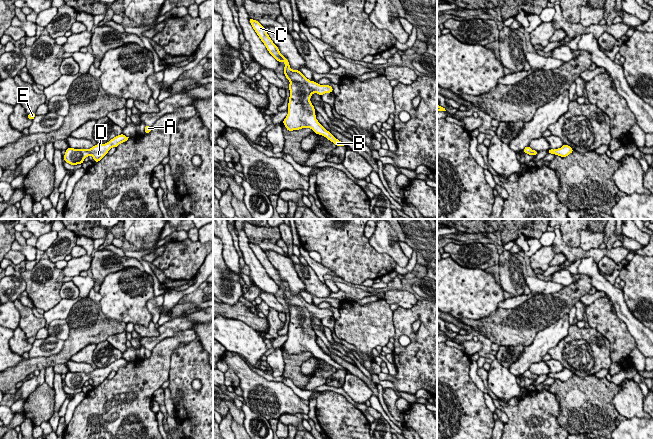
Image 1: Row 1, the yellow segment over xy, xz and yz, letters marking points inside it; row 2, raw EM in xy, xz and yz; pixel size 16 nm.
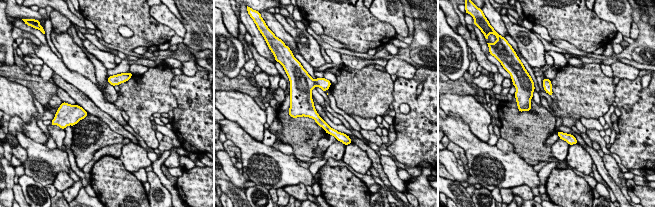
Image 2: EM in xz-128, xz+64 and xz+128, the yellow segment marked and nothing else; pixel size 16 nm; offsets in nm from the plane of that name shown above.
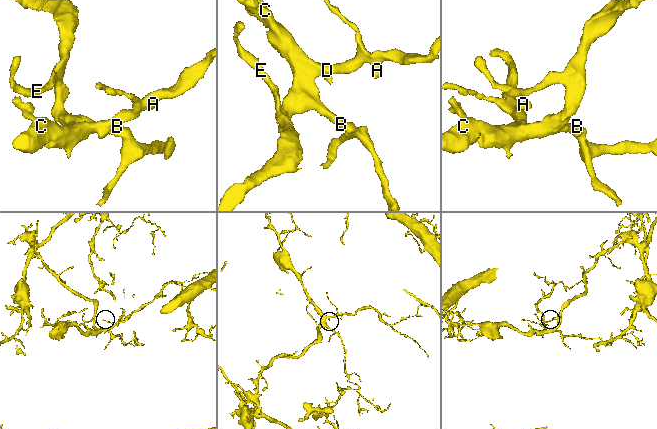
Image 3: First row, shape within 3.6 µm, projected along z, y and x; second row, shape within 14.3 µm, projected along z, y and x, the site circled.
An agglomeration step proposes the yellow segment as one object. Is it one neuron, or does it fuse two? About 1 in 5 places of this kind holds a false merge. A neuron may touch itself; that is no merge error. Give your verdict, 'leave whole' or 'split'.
leave whole

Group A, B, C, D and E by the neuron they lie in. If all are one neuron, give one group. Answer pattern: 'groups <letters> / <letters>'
groups A B C D E

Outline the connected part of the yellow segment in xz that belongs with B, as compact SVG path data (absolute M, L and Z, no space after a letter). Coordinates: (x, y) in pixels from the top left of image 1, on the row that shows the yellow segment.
M249 18L249 22L259 36L261 41L266 46L269 53L280 63L283 61L285 67L283 73L290 81L289 90L290 97L288 103L288 114L283 120L288 131L299 130L302 128L310 128L314 133L326 137L336 146L344 146L344 144L336 139L329 131L327 131L316 119L315 108L310 102L311 95L314 93L320 96L325 93L333 92L333 87L320 85L317 82L307 79L299 70L290 68L288 59L285 58L279 51L279 48L273 43L266 29L260 22Z

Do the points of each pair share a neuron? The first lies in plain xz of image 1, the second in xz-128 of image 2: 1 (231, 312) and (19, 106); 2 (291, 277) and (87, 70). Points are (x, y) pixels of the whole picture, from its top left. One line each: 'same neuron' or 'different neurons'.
1: different neurons
2: same neuron

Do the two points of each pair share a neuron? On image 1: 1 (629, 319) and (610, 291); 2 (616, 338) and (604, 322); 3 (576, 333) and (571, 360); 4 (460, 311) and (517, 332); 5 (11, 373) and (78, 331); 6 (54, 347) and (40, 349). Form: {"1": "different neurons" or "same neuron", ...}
{"1": "same neuron", "2": "same neuron", "3": "same neuron", "4": "different neurons", "5": "same neuron", "6": "same neuron"}

